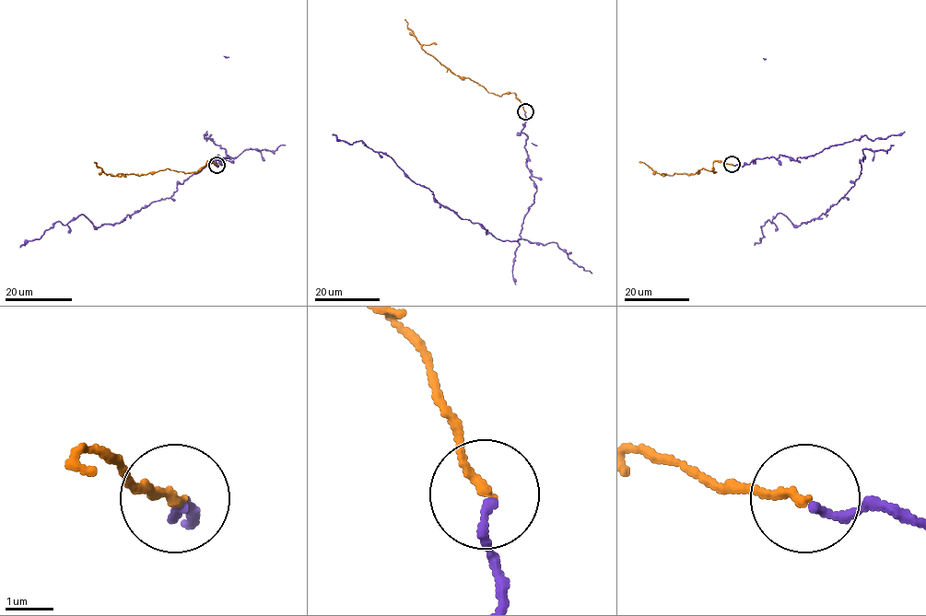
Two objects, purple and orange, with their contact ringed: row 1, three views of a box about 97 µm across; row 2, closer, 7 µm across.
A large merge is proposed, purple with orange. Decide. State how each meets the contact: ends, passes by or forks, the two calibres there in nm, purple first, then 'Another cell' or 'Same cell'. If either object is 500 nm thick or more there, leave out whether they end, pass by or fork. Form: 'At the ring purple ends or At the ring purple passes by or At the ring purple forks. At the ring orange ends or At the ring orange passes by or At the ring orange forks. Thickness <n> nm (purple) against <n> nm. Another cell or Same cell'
At the ring purple ends. At the ring orange ends. Thickness 180 nm (purple) against 190 nm. Same cell

